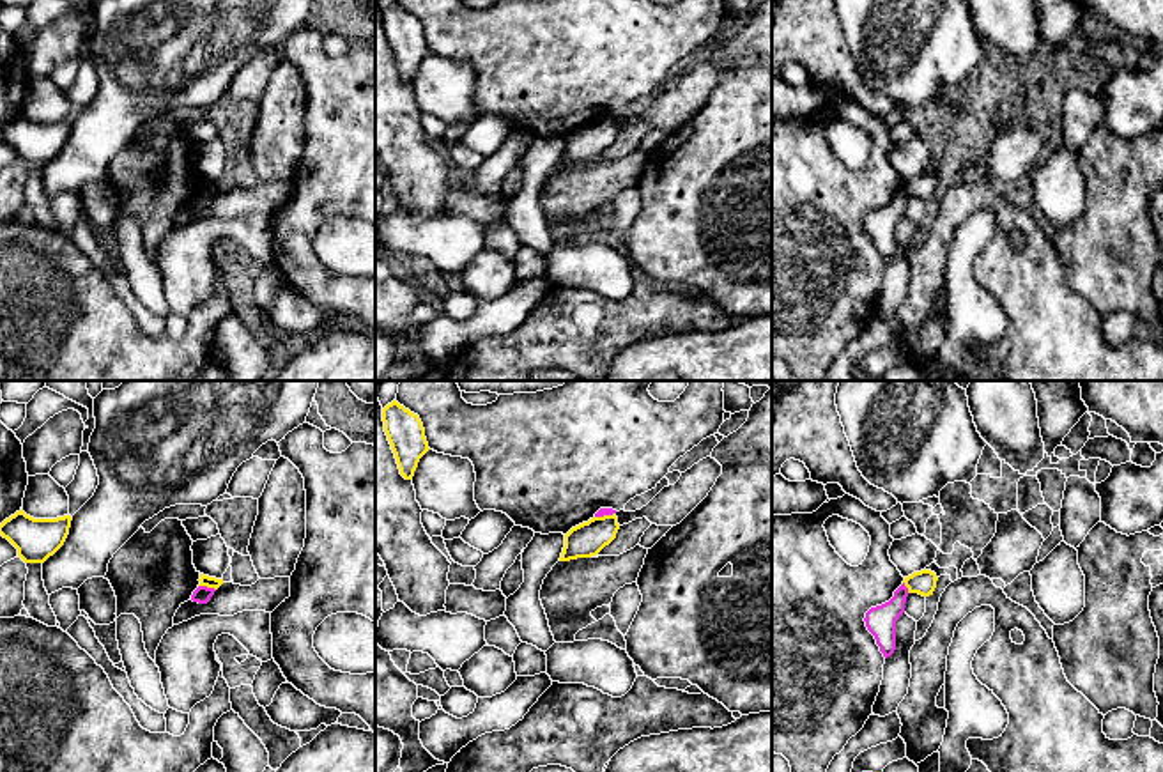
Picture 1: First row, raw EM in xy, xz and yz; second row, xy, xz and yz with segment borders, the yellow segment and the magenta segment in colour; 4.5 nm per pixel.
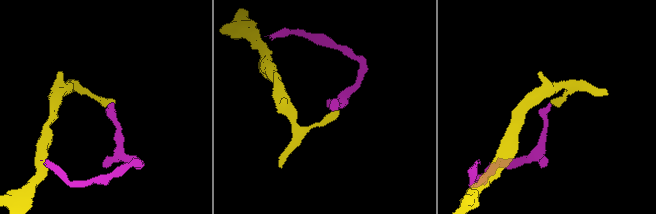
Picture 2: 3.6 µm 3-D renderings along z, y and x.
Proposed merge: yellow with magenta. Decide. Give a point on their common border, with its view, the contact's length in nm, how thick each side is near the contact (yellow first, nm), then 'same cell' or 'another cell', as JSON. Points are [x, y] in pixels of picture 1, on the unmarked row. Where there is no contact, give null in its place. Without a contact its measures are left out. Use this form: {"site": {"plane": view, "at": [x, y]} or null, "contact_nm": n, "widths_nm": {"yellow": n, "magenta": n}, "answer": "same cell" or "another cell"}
{"site": {"plane": "xy", "at": [207, 190]}, "contact_nm": 80, "widths_nm": {"yellow": 50, "magenta": 80}, "answer": "another cell"}

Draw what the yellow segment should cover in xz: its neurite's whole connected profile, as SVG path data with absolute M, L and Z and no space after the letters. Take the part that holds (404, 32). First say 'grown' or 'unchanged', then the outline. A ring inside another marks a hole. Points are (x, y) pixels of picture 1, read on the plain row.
unchanged | M393 4L382 12L382 25L400 78L412 83L420 62L430 53L420 19Z

